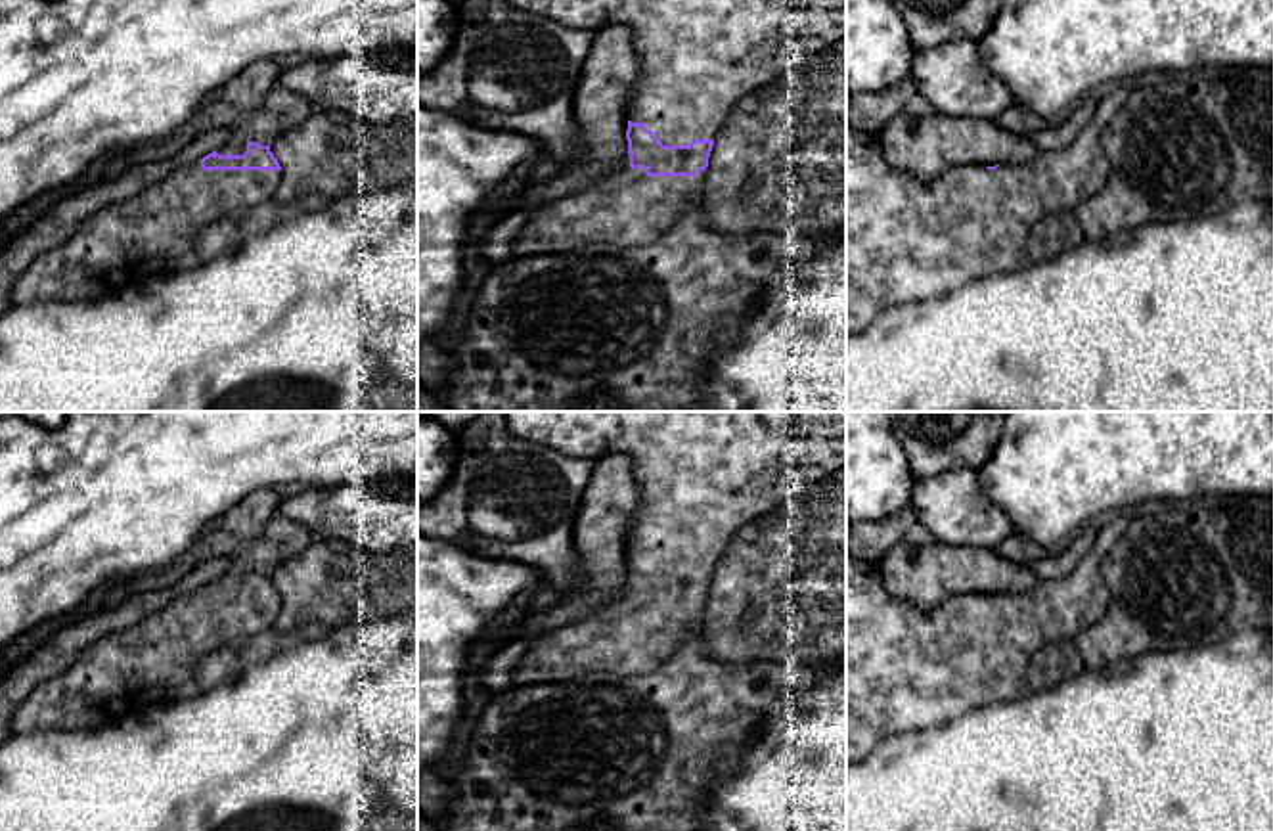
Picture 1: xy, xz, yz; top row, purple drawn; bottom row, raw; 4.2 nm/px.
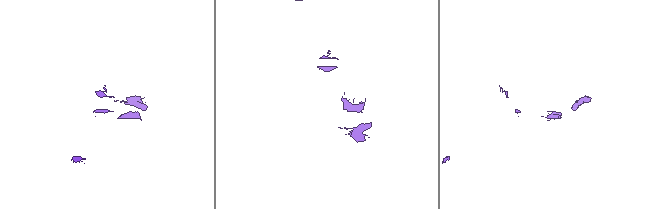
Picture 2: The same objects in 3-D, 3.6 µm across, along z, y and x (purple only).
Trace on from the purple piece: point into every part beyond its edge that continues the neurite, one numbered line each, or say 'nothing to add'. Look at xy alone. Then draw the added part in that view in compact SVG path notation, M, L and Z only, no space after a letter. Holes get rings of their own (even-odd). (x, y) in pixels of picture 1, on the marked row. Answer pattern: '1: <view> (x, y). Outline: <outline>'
1: xy (154, 232). Outline: M201 159L147 190L84 218L59 247L17 278L11 304L98 301L134 281L199 266L195 243L212 222L274 199L281 170L203 170Z

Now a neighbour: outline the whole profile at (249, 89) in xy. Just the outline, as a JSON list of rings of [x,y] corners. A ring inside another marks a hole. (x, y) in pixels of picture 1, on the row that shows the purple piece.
[[[260,59],[245,67],[216,94],[216,98],[220,98],[224,103],[253,113],[264,107],[268,94],[276,88],[279,73],[279,59]]]

